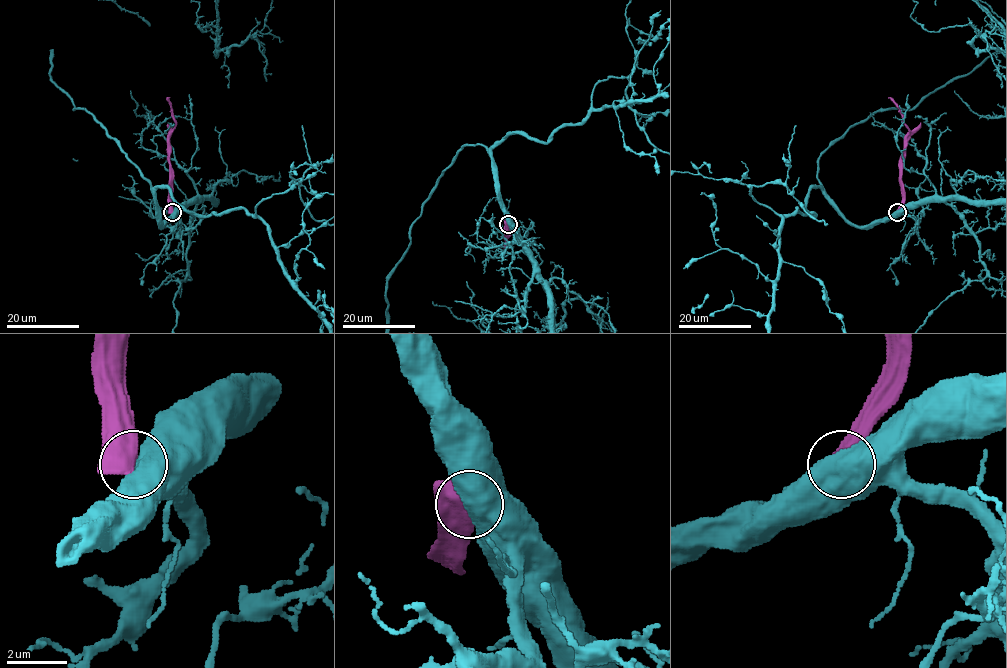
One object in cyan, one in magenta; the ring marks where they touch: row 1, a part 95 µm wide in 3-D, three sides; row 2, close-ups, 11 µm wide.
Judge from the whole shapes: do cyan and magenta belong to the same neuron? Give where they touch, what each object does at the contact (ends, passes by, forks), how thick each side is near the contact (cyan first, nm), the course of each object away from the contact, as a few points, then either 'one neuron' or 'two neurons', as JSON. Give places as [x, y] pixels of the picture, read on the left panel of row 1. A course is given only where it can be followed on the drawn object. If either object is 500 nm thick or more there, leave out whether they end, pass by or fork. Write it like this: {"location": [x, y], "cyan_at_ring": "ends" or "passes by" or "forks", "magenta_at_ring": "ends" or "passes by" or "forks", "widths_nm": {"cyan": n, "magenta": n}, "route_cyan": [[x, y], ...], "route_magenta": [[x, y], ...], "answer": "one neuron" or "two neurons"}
{"location": [172, 212], "widths_nm": {"cyan": 950, "magenta": 480}, "route_magenta": [[172, 212], [169, 201], [170, 133], [175, 122], [170, 97]], "answer": "two neurons"}

